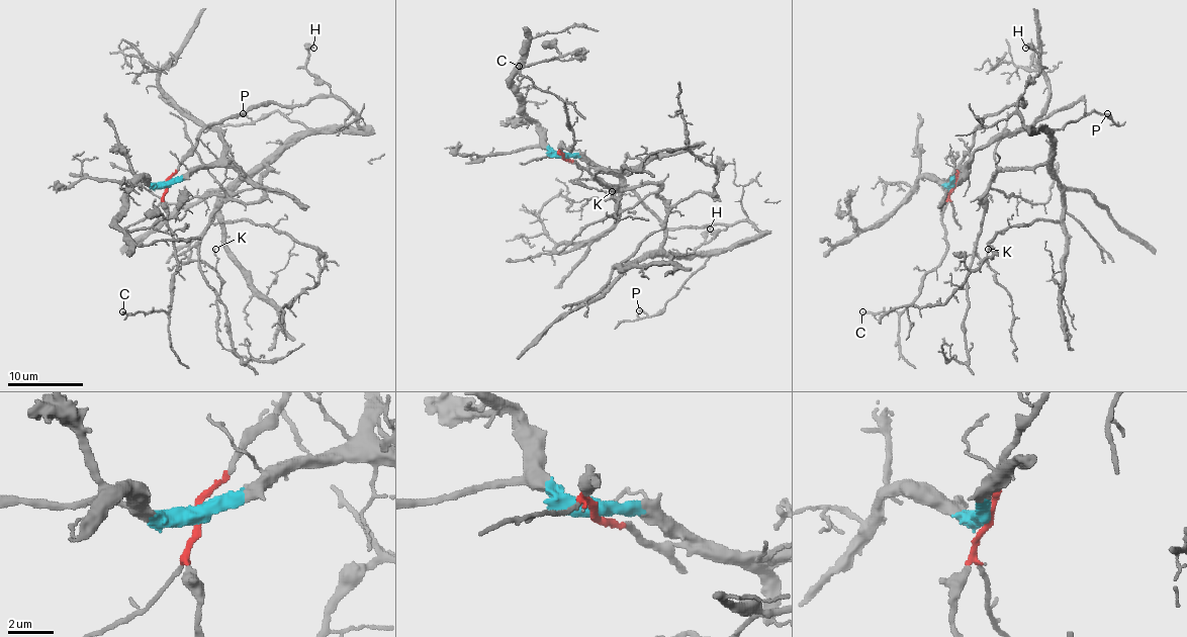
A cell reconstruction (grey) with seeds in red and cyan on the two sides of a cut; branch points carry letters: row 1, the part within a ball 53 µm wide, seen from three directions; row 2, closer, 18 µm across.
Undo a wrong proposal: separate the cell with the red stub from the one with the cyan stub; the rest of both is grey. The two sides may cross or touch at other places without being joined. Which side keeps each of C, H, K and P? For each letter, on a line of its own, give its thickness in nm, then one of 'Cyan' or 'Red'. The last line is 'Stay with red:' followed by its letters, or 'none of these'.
C: Thickness 220 nm. Red
H: Thickness 240 nm. Red
K: Thickness 100 nm. Red
P: Thickness 120 nm. Red
Stay with red: C, H, K, P

